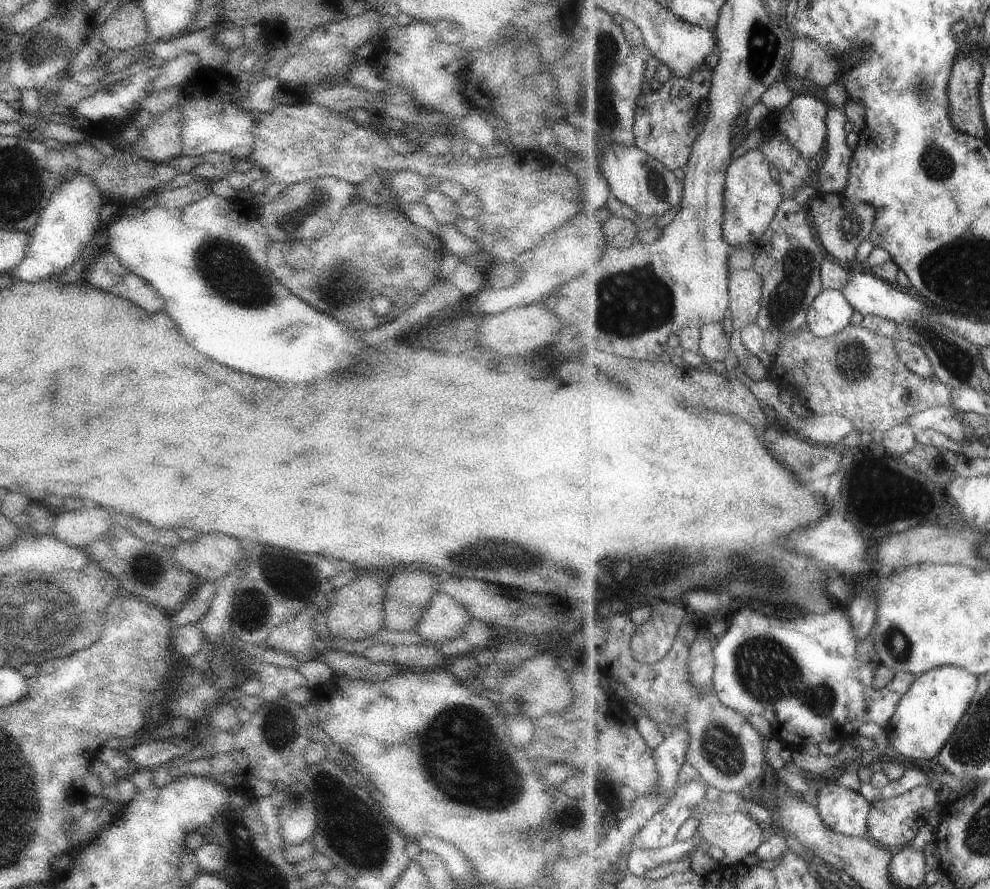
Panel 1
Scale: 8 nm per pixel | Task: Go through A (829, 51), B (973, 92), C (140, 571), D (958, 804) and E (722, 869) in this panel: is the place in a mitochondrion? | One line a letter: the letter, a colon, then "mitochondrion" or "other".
A: other
B: other
C: other
D: mitochondrion
E: other

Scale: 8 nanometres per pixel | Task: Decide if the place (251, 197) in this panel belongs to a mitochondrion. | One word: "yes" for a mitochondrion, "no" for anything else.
no

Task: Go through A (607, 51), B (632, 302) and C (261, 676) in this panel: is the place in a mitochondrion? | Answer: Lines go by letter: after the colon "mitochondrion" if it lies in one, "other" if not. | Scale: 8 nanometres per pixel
A: mitochondrion
B: mitochondrion
C: other

